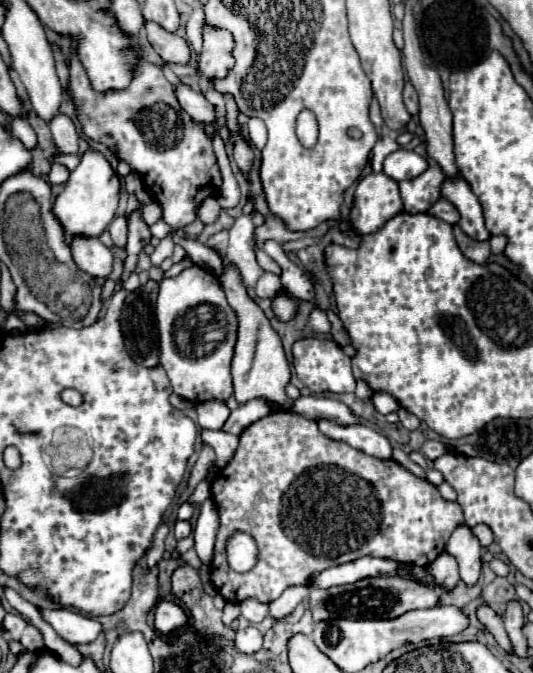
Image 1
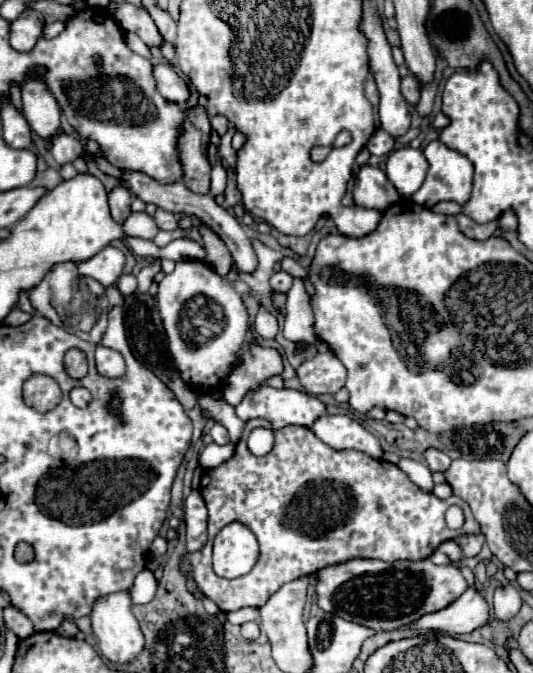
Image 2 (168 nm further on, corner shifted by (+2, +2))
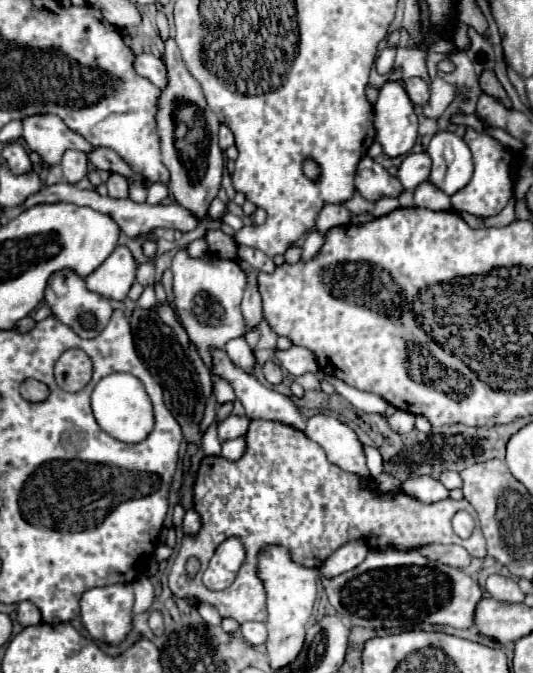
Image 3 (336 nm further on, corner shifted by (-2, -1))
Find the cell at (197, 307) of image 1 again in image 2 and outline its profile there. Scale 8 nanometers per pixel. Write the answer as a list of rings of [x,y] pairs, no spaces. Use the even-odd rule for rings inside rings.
[[[183,260],[183,262],[177,262],[173,274],[167,274],[159,282],[159,292],[155,298],[157,298],[157,308],[169,338],[169,352],[175,360],[175,368],[181,374],[183,382],[187,382],[193,388],[199,388],[195,390],[199,394],[213,394],[217,388],[221,388],[221,384],[233,370],[237,352],[245,346],[249,320],[247,320],[247,308],[241,296],[235,292],[231,282],[227,278],[217,276],[209,264],[199,260]]]

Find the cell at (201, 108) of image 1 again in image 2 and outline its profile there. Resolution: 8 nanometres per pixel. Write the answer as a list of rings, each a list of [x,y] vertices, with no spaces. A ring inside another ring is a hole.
[[[159,64],[155,66],[155,80],[157,80],[157,88],[159,88],[159,94],[169,100],[169,102],[175,102],[179,106],[187,106],[187,100],[191,96],[189,92],[189,84],[169,66],[165,64]]]

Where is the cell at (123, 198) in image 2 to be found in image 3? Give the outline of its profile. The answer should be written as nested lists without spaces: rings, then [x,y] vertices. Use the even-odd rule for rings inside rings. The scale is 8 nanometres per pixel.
[[[111,173],[105,185],[107,185],[111,197],[127,197],[127,195],[129,195],[127,179],[125,179],[123,175],[119,175],[119,173]]]

